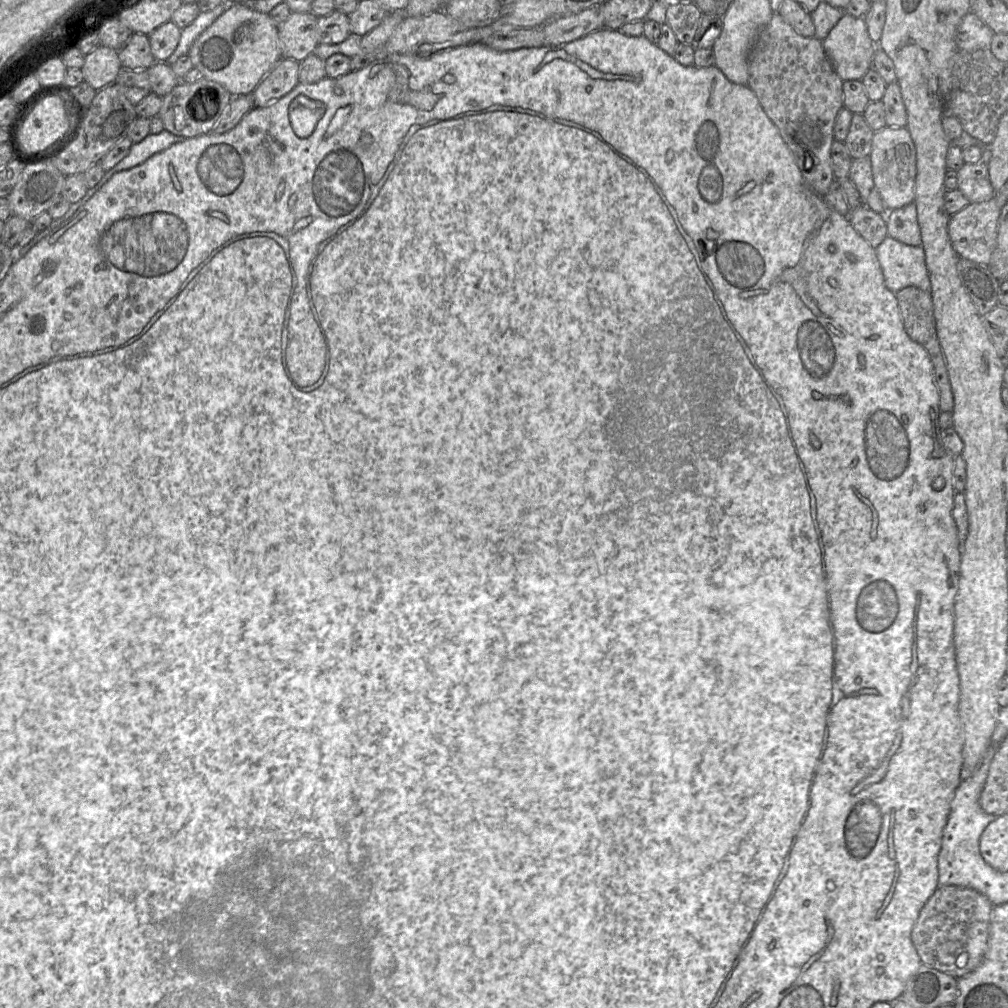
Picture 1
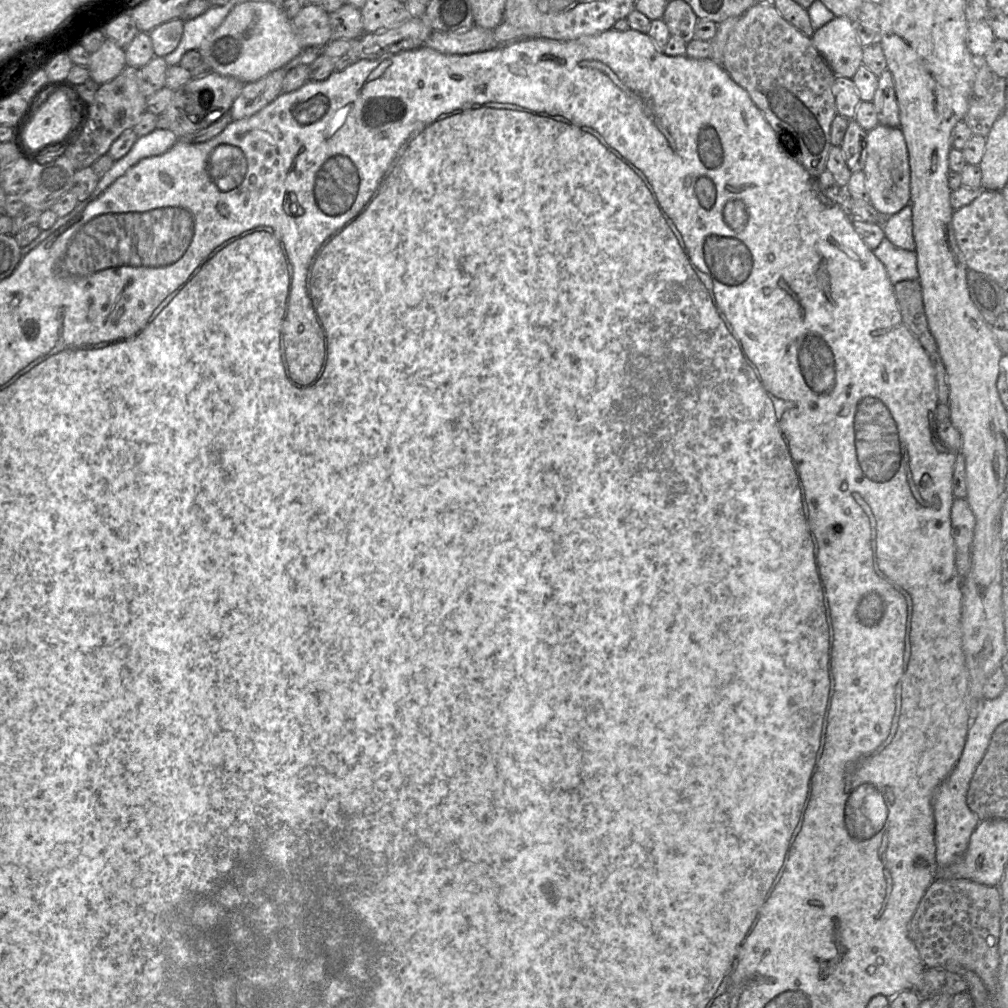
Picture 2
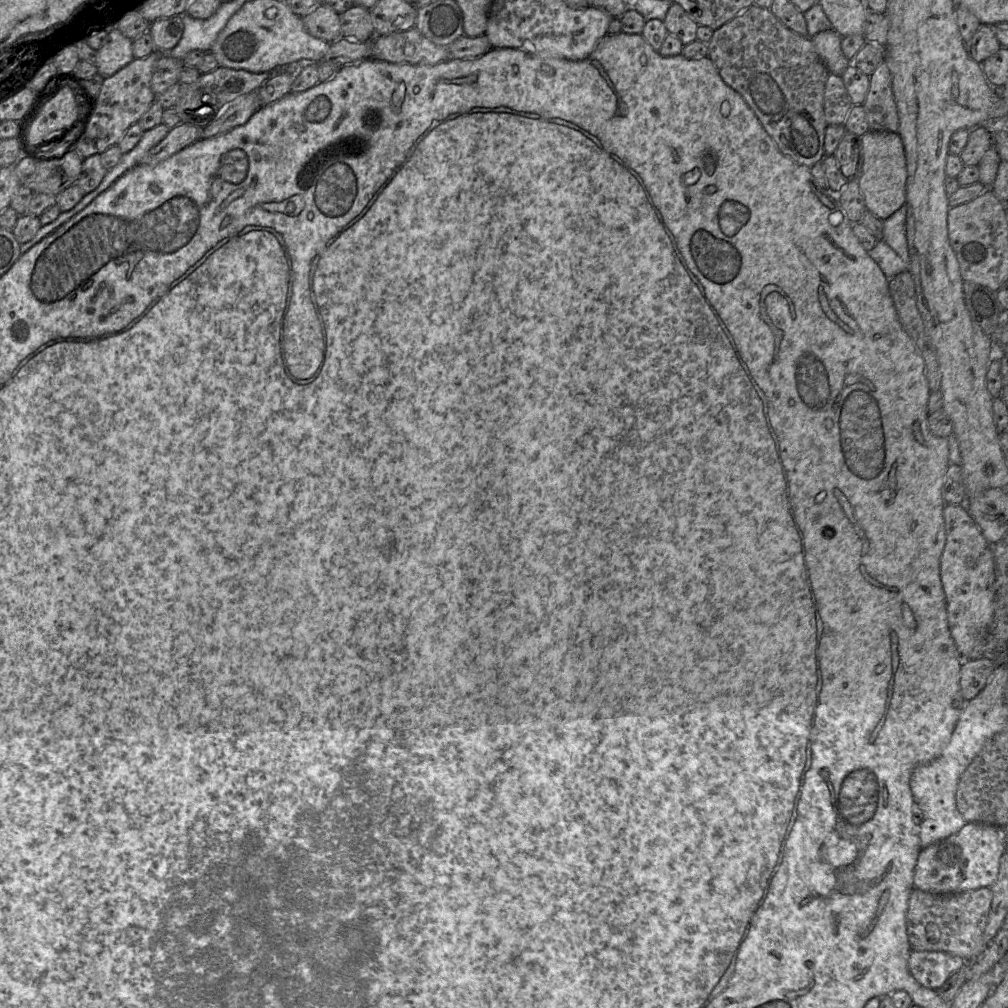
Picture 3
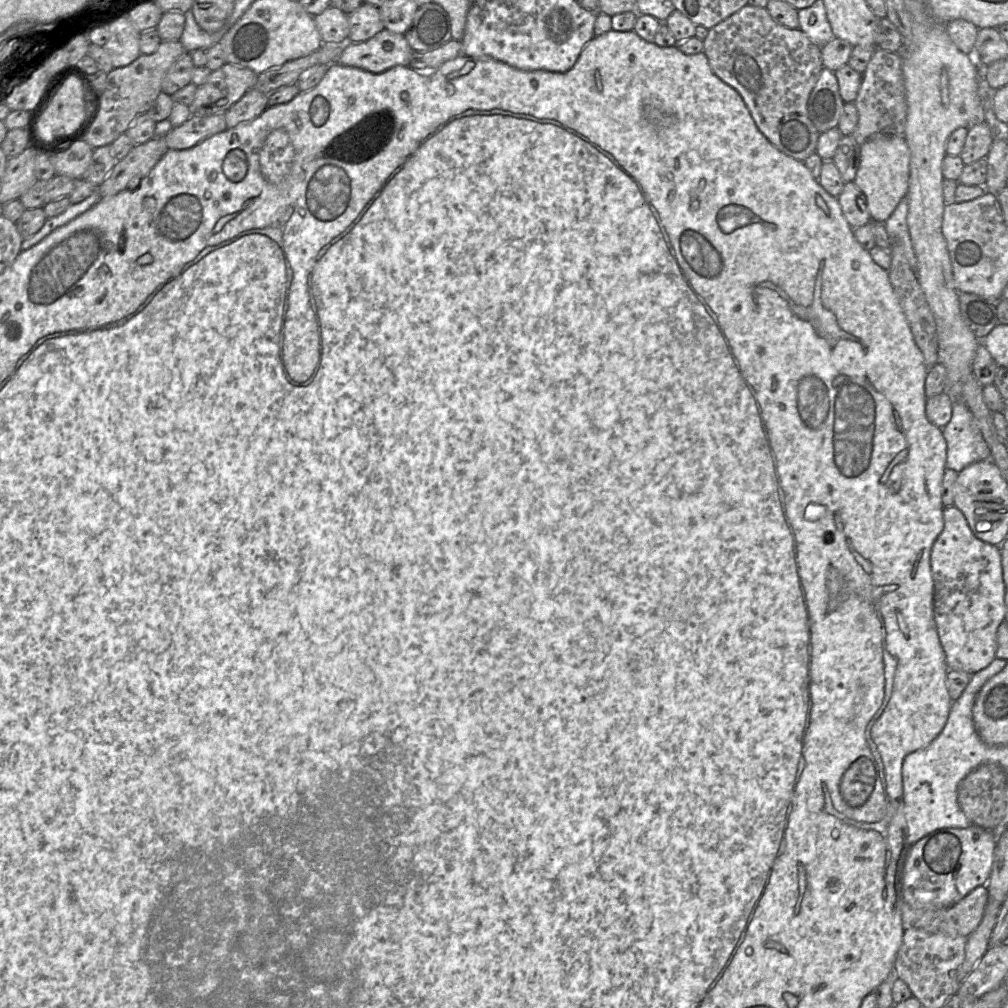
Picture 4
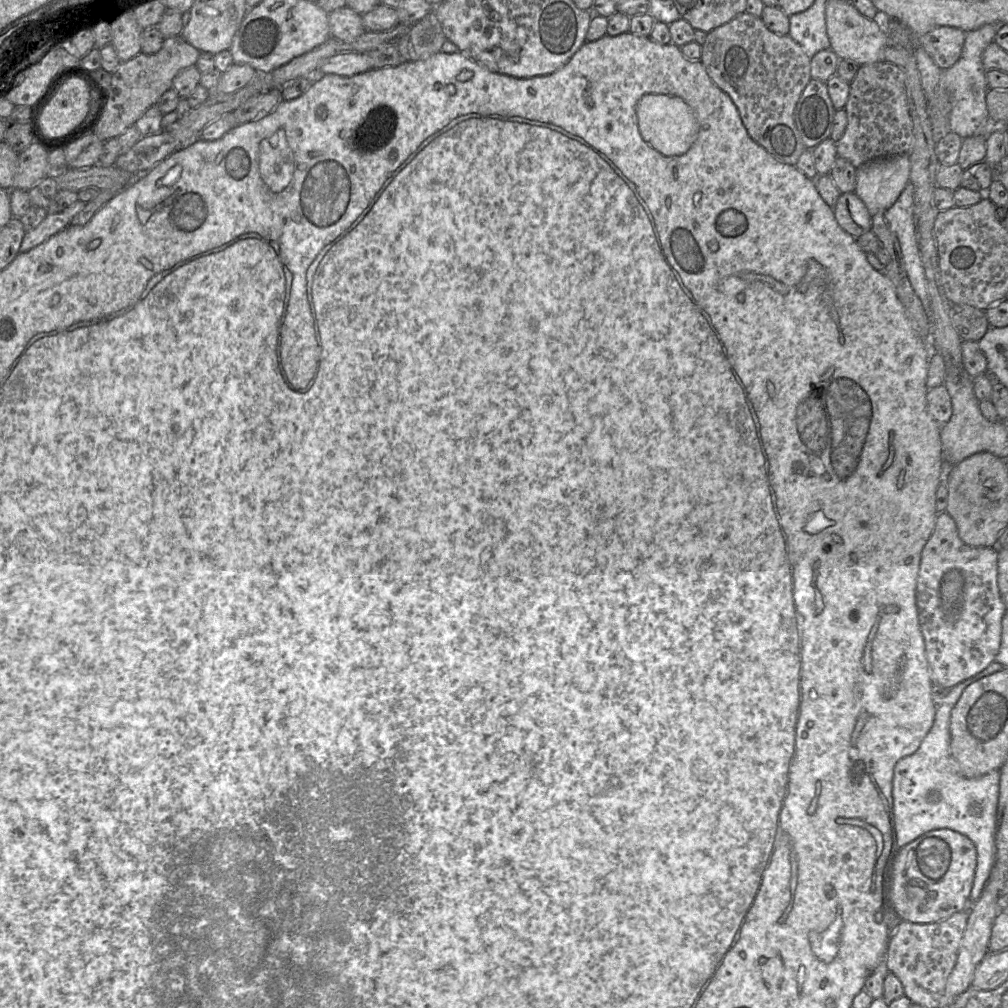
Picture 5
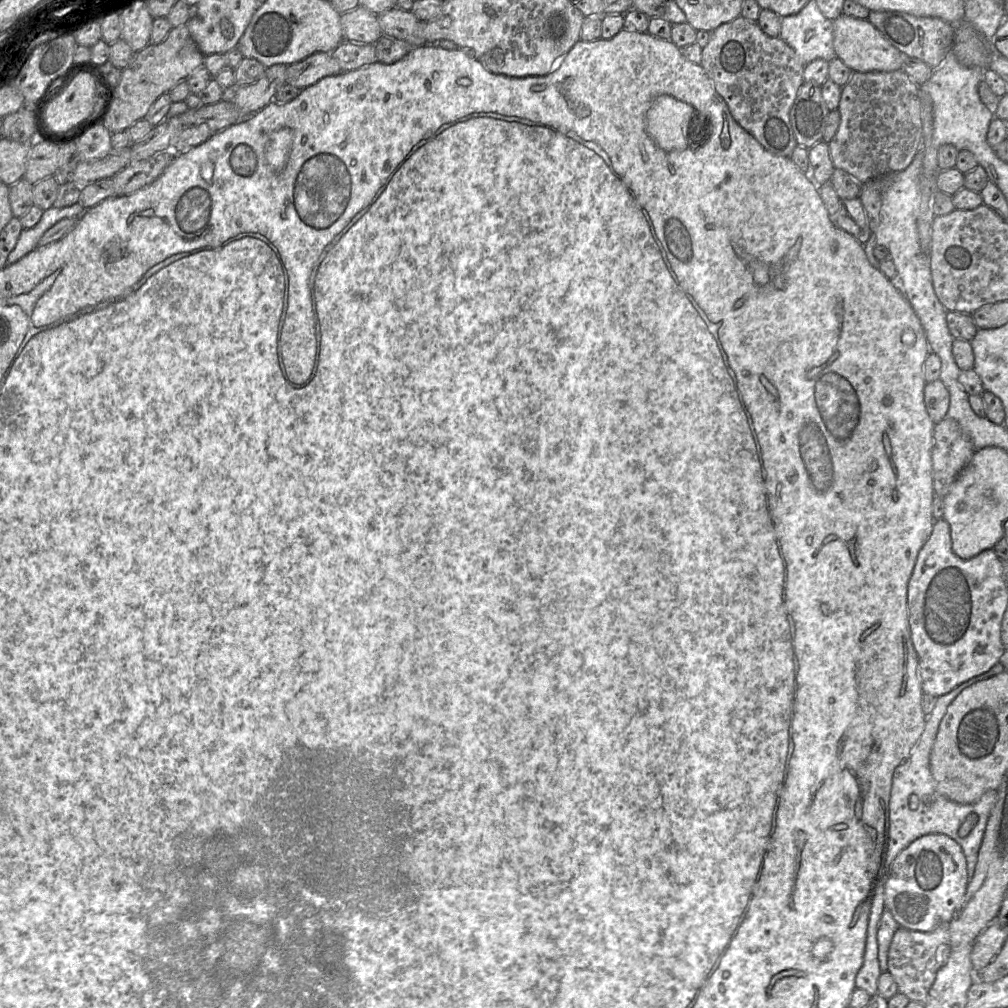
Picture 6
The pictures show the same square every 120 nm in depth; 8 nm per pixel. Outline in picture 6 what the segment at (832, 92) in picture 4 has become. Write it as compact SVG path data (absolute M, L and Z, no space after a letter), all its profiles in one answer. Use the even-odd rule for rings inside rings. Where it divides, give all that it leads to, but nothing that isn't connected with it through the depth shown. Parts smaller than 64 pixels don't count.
M804 82L790 109L790 121L798 145L809 149L822 141L829 113L830 110L822 97L822 87L815 83Z

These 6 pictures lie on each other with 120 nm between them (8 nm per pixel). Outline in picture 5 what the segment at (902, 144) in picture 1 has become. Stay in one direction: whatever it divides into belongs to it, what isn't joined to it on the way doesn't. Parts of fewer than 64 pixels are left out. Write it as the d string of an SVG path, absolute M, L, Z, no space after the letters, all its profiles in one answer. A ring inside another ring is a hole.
M909 154L868 162L857 168L854 192L865 203L871 216L885 212L910 182L910 173Z

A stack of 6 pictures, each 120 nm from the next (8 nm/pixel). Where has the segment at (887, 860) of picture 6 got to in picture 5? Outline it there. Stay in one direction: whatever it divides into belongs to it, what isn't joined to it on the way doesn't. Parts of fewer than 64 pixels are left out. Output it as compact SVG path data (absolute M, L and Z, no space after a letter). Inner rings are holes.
M994 661L983 671L952 687L943 702L937 706L933 726L918 750L899 760L894 767L895 849L901 849L921 835L936 829L950 829L967 836L977 849L977 867L970 905L980 898L996 859L1001 773L1000 770L994 770L978 778L966 778L961 774L959 764L950 751L950 715L966 687L1004 669L1002 664Z

